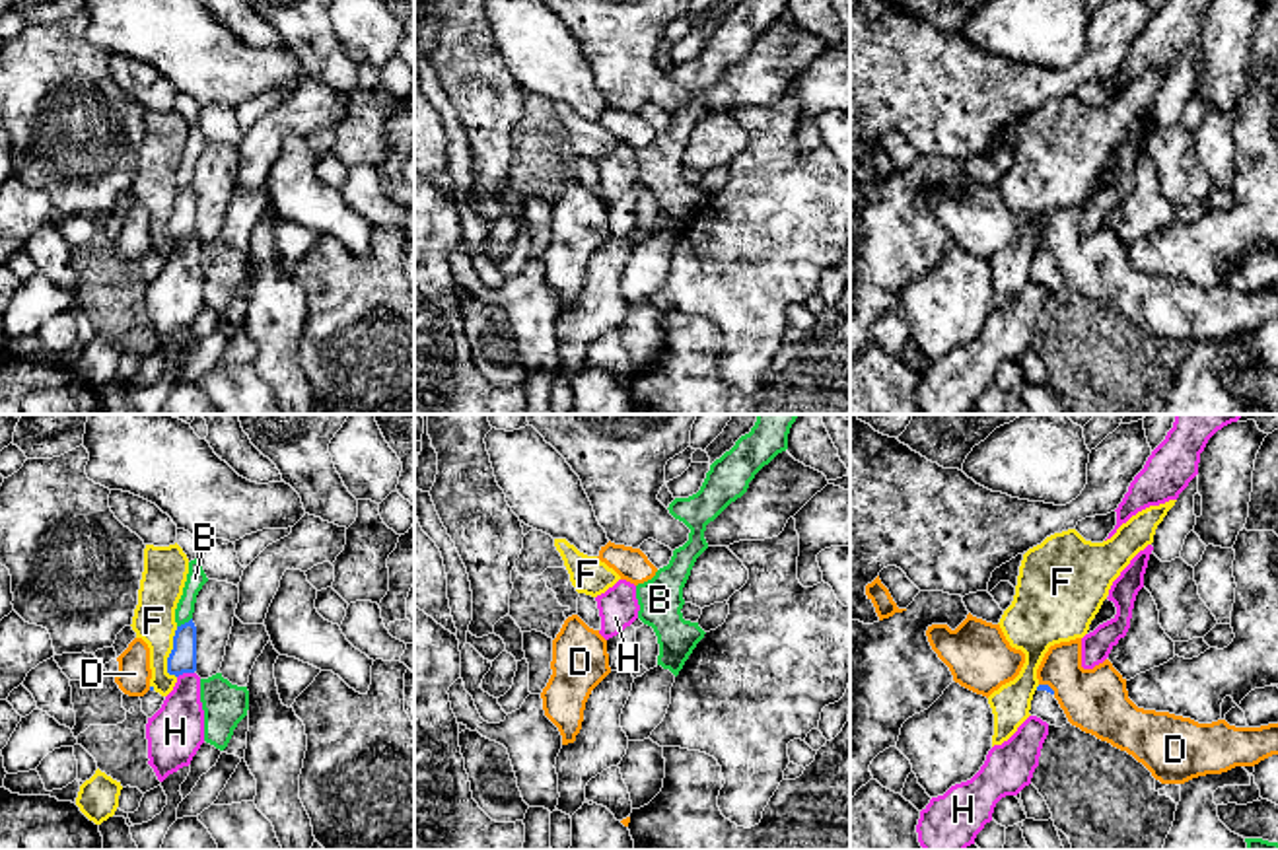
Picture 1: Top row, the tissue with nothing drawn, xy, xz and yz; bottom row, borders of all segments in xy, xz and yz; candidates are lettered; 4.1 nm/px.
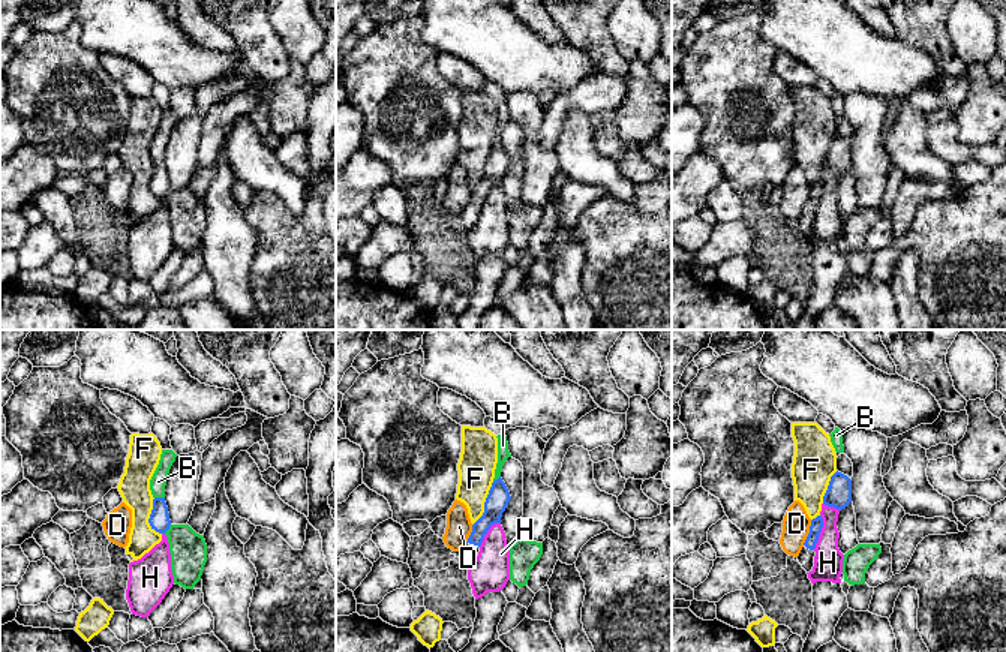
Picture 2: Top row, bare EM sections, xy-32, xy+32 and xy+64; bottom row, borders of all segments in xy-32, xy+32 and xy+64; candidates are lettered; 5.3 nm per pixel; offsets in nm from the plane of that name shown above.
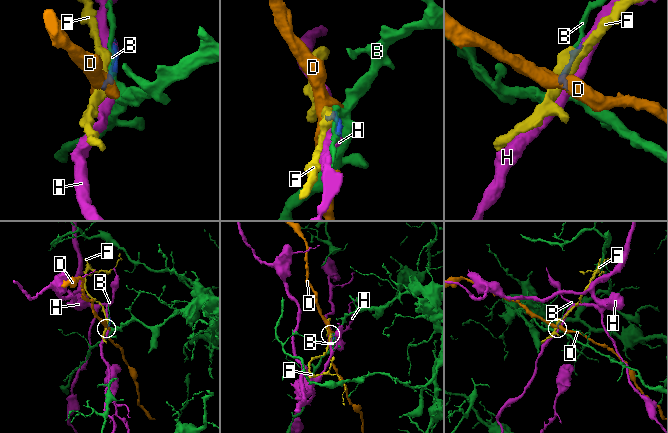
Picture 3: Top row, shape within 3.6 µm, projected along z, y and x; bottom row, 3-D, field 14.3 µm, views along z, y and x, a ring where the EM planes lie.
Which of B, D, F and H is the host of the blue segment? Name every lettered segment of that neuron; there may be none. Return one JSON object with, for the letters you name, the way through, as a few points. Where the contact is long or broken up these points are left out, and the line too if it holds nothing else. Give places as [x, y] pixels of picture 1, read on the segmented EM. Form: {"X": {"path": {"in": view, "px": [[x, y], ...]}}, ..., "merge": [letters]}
{"merge": []}

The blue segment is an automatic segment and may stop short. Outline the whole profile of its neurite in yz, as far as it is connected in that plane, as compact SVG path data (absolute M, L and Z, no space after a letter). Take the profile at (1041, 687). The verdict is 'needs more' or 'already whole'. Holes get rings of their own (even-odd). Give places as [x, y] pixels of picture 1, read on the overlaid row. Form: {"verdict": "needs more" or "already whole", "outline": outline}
{"verdict": "needs more", "outline": "M1048 685L1037 687L1029 714L1056 727L1070 724L1058 700L1054 698L1054 691Z"}

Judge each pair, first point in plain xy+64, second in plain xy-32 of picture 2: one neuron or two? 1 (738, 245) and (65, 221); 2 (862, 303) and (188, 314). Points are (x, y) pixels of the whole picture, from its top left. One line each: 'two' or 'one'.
1: two
2: one

